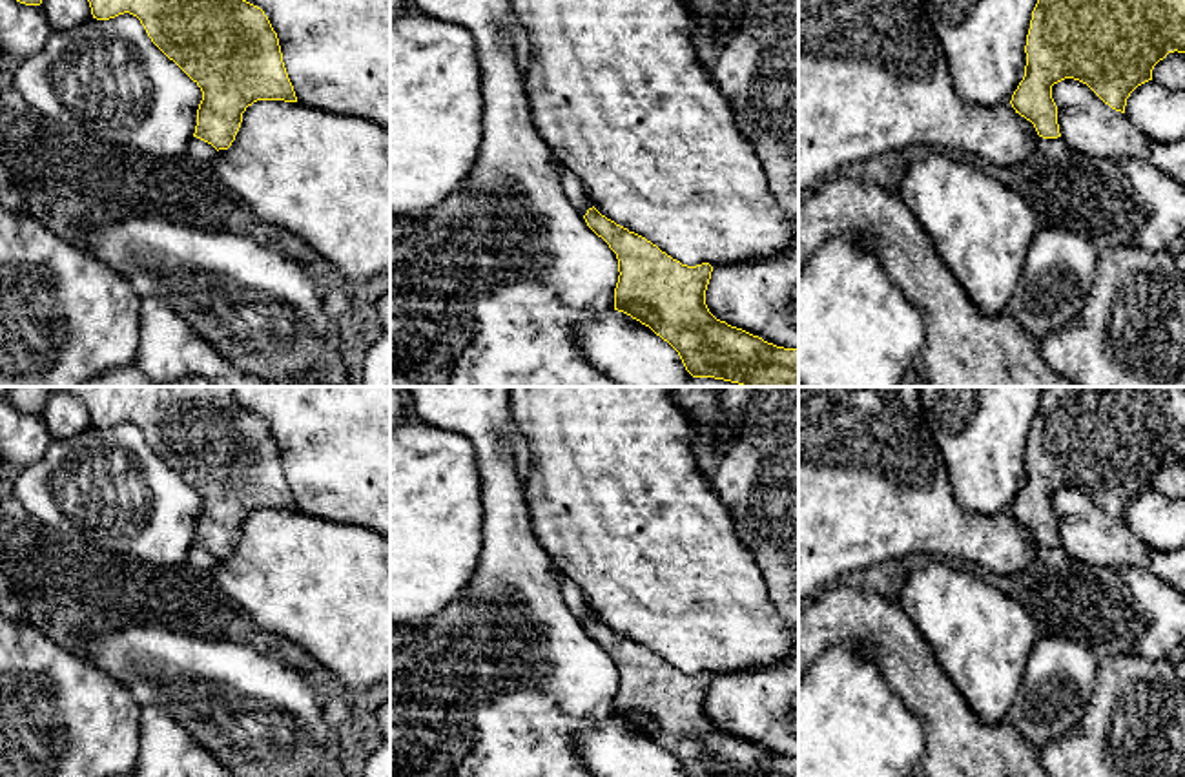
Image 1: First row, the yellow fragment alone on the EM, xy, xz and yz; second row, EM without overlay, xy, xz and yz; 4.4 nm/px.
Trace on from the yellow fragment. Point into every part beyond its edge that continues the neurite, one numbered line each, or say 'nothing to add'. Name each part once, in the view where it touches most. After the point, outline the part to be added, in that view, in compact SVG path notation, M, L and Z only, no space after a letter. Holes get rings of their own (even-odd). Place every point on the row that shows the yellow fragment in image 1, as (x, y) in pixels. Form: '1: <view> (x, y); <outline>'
nothing to add

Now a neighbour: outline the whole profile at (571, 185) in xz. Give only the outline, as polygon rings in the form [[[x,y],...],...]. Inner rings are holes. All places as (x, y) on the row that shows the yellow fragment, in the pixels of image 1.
[[[560,164],[558,166],[560,179],[562,179],[562,190],[565,197],[572,202],[572,206],[585,215],[589,208],[592,208],[592,201],[583,188],[582,179],[567,166]]]

